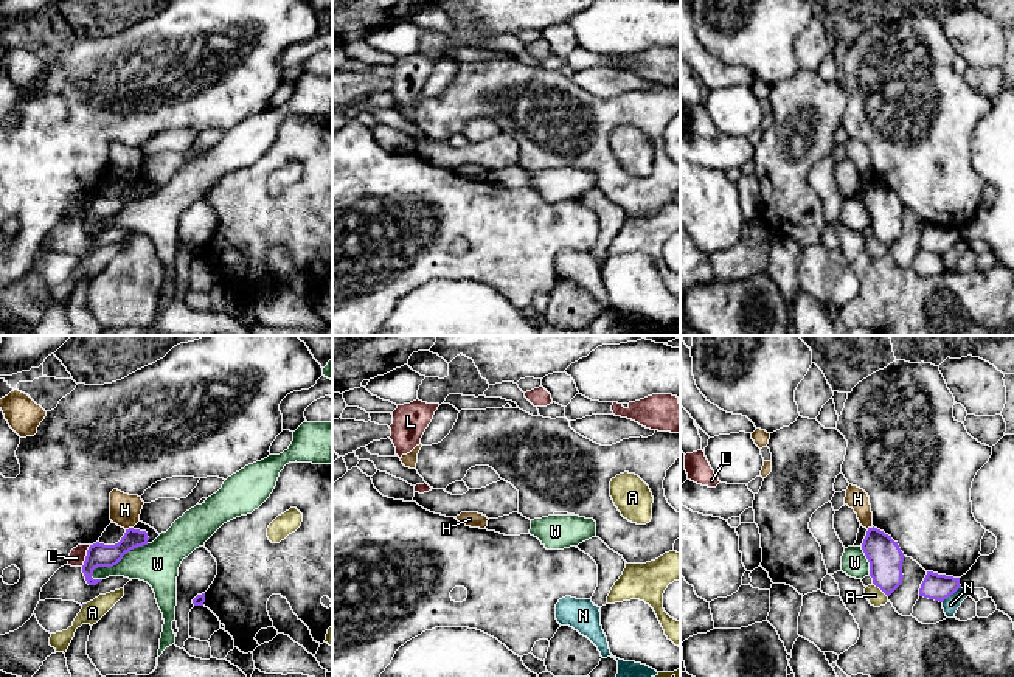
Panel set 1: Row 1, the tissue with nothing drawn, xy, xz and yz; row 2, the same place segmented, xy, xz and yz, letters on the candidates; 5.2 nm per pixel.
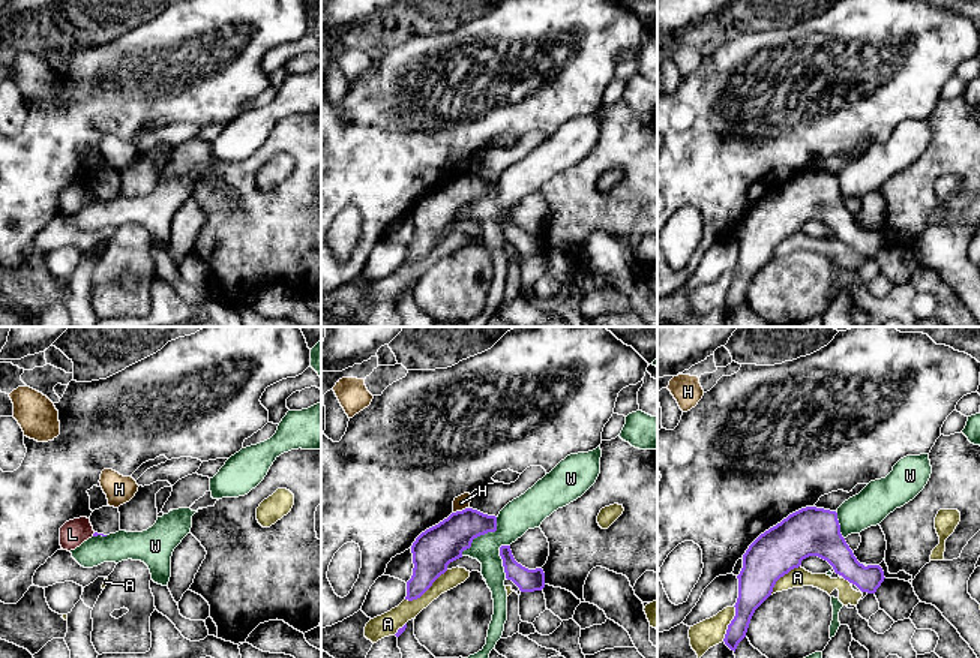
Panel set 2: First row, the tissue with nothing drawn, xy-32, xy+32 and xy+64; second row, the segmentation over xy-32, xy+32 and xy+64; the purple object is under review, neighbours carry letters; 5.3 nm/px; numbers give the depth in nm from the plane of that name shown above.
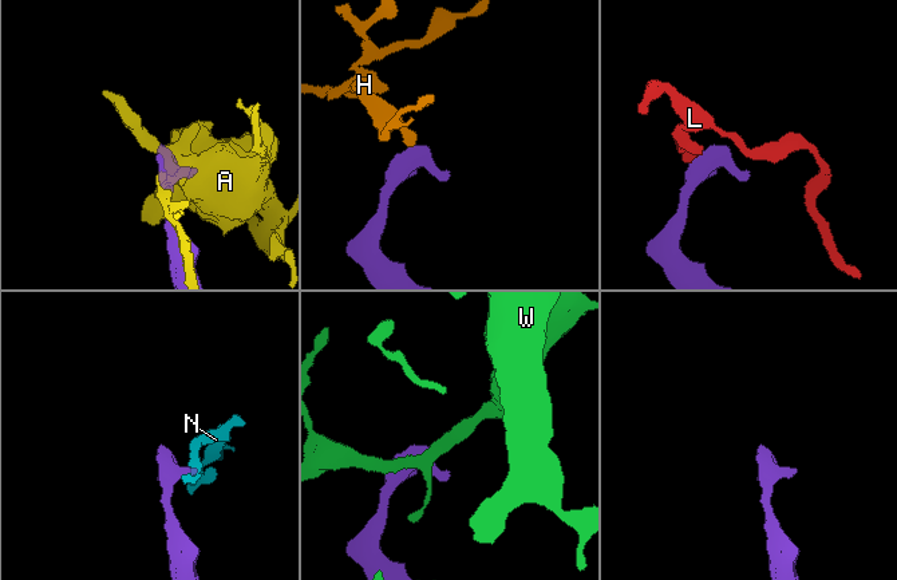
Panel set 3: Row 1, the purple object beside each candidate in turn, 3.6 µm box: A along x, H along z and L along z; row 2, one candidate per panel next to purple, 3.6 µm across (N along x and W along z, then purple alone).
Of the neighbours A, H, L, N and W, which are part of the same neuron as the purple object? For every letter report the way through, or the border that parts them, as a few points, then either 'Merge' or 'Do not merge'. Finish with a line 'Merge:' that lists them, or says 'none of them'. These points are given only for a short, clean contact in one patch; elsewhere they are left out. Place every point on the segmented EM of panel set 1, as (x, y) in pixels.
A: Do not merge
H: Boundary: xy (132, 527), (126, 530). Do not merge
L: Boundary: xy (90, 545), (81, 565). Do not merge
N: Do not merge
W: Do not merge
Merge: none of them

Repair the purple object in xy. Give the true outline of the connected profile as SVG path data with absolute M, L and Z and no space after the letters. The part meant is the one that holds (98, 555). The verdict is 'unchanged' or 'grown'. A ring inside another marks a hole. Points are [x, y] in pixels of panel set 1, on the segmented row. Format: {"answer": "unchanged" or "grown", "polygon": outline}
{"answer": "unchanged", "polygon": "M129 528L126 529L121 540L115 545L93 543L87 550L87 556L82 565L82 573L89 585L96 585L102 579L93 579L93 570L98 567L113 567L116 565L126 553L134 548L148 545L148 533Z"}

